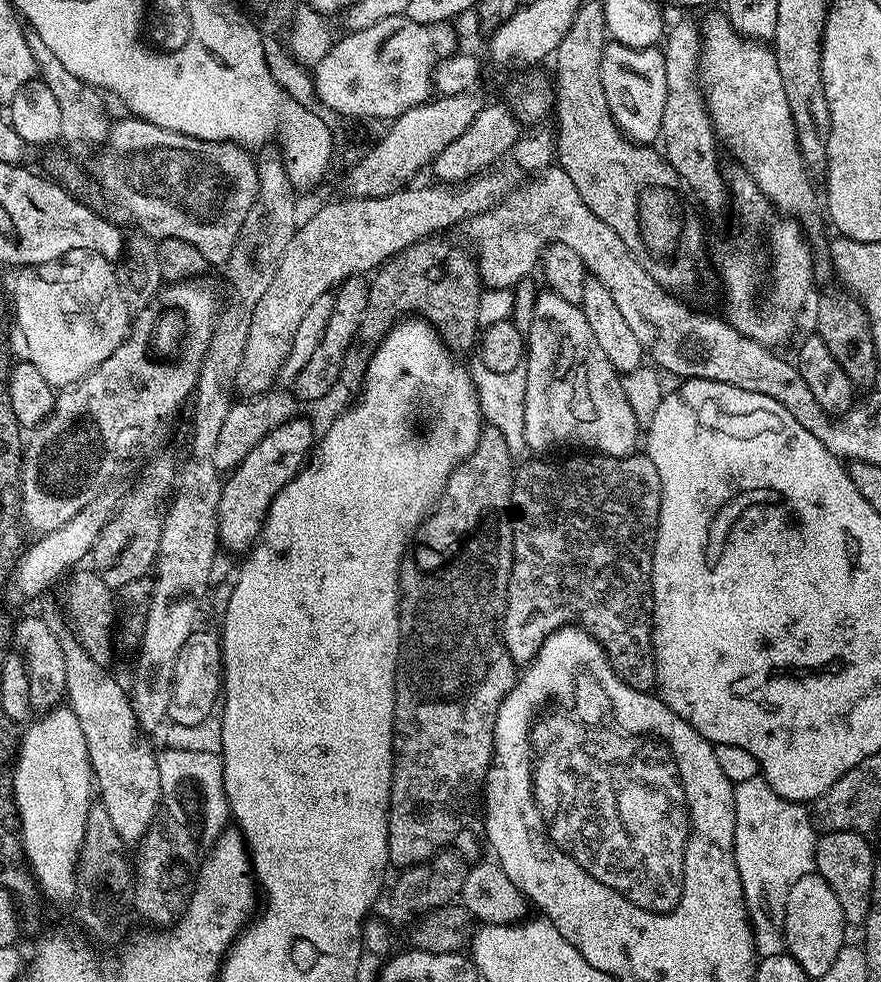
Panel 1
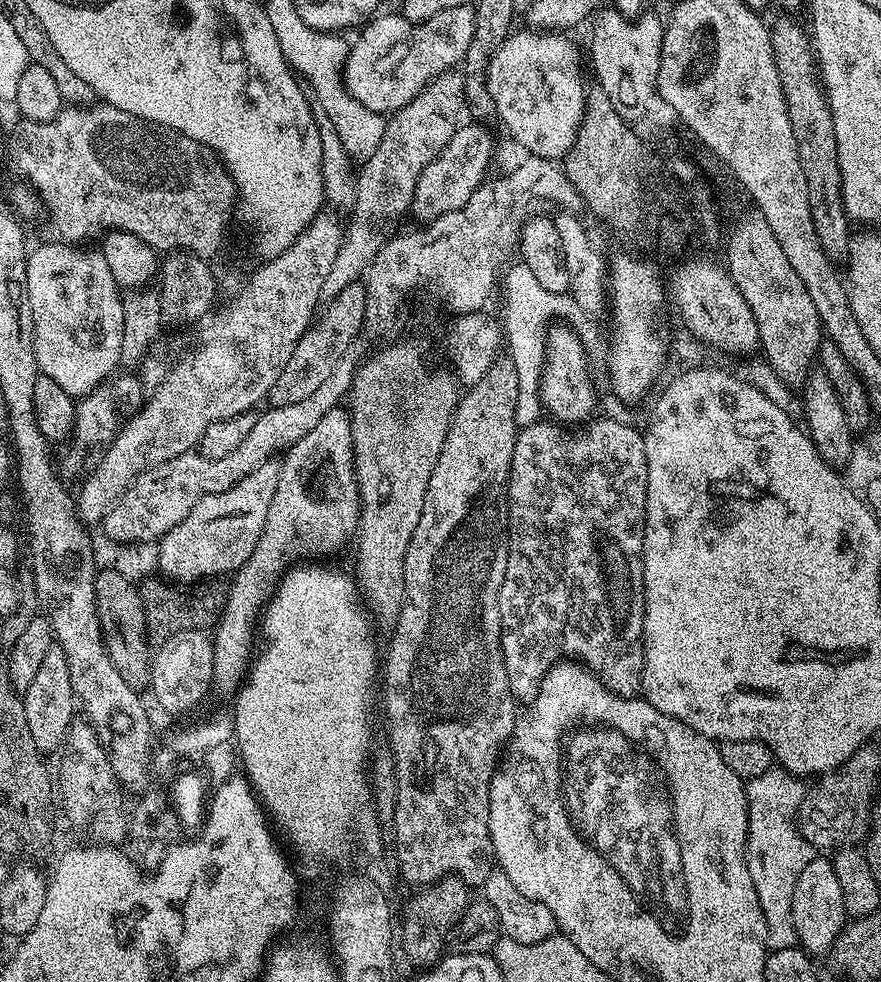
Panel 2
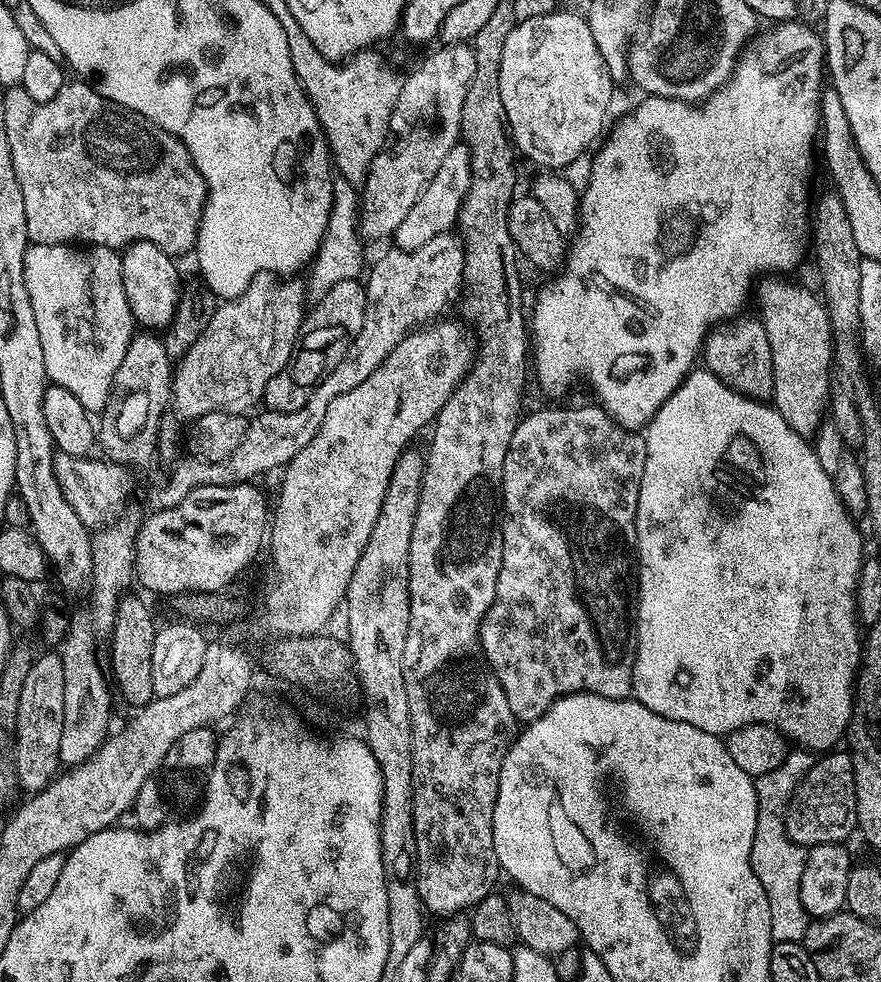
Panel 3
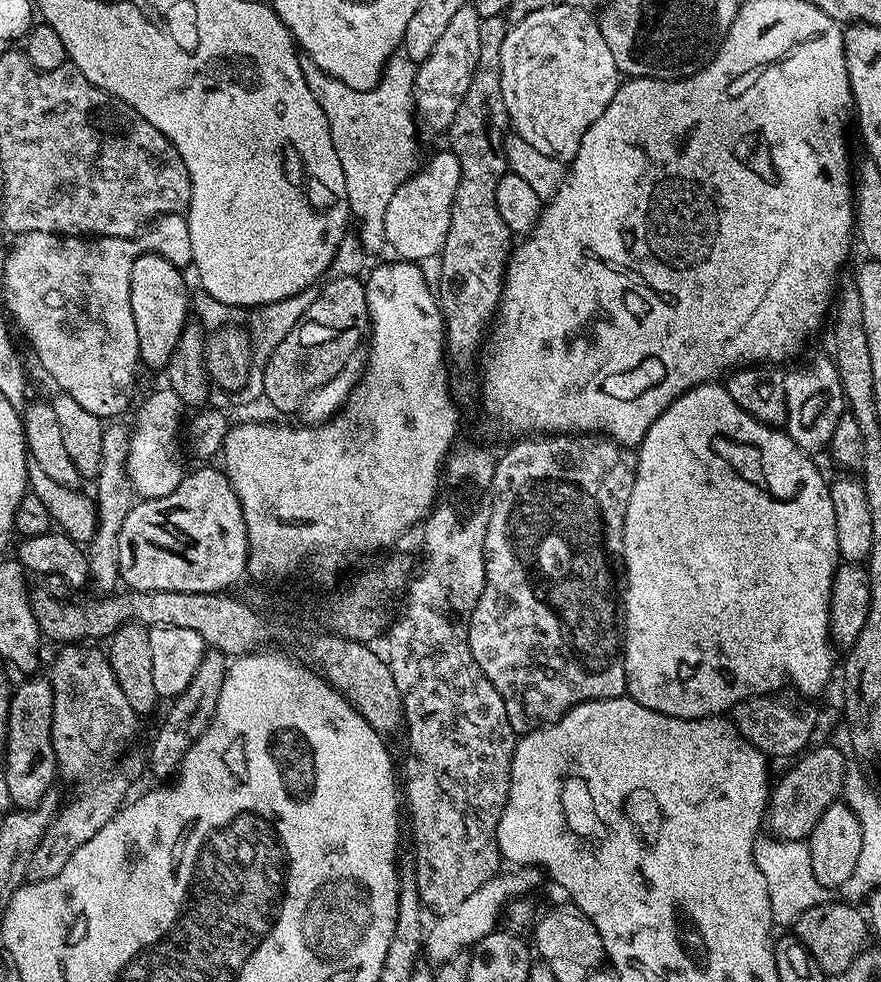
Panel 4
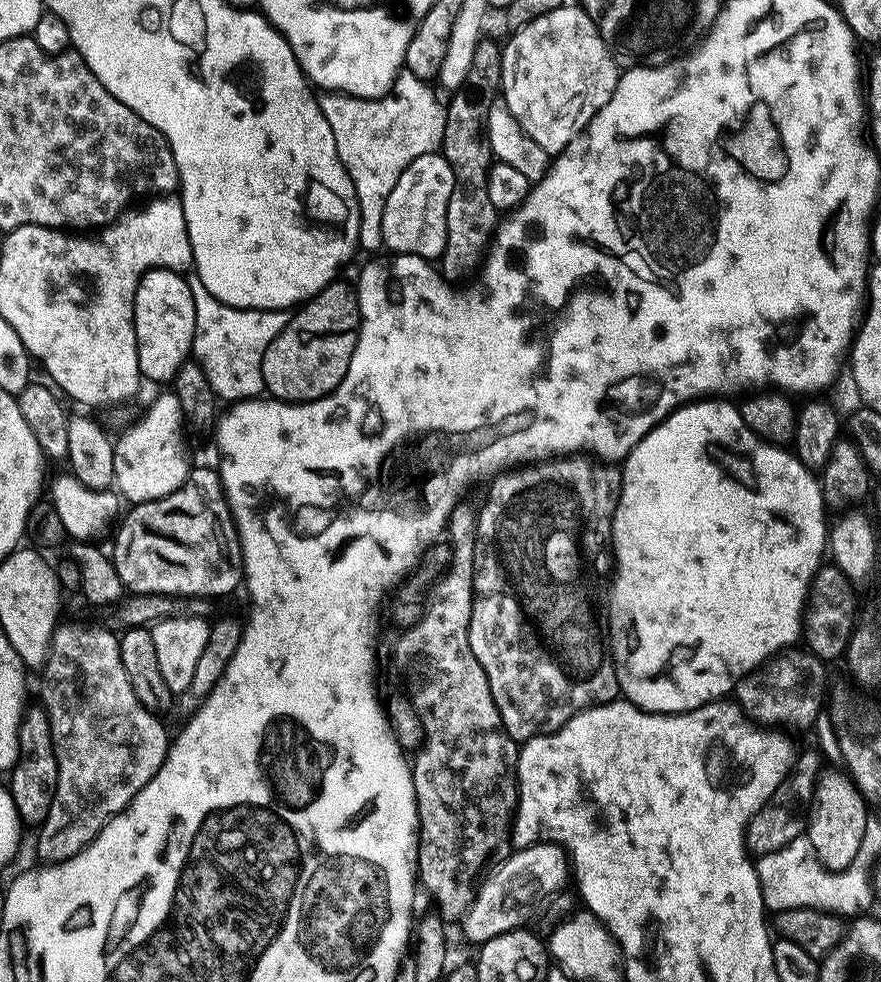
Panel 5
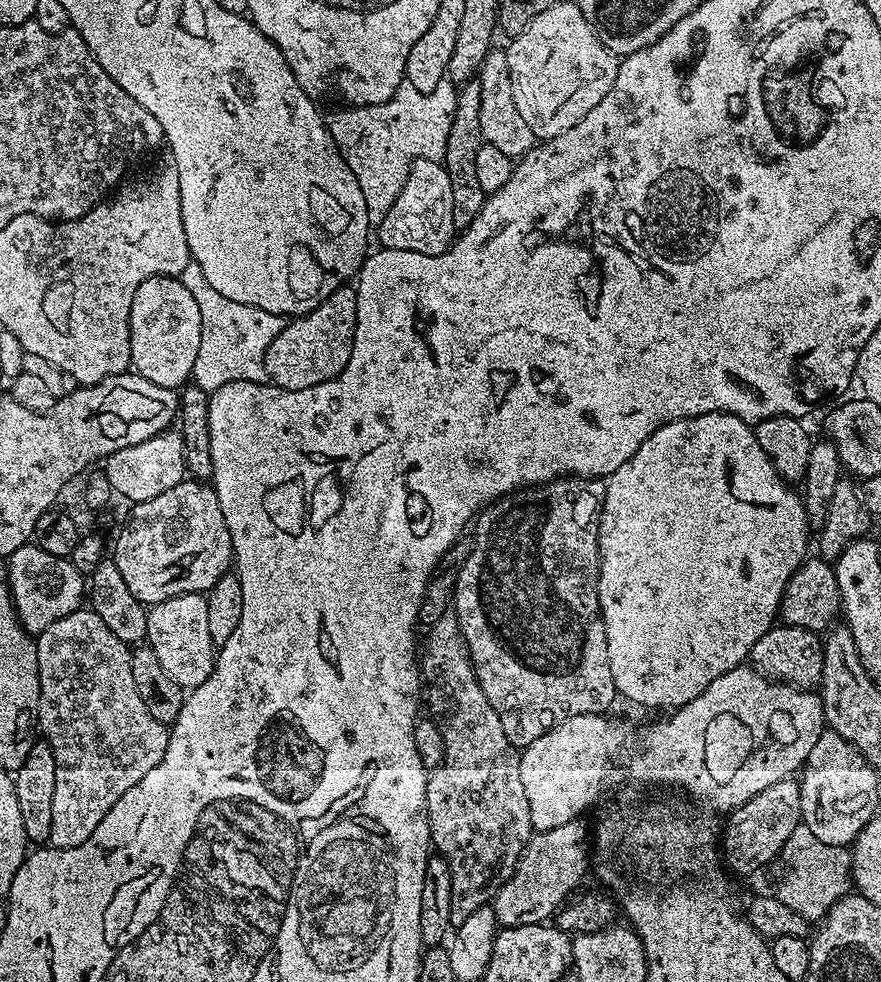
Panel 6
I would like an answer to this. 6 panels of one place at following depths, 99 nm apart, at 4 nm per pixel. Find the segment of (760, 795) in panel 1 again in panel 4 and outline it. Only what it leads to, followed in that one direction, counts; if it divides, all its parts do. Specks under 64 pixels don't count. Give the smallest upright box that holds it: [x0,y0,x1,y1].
[752,834,826,925]

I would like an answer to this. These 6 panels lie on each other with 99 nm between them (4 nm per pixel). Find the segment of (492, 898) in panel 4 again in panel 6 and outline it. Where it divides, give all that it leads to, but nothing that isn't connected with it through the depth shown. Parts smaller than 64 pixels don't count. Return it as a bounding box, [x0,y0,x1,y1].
[490,819,590,928]

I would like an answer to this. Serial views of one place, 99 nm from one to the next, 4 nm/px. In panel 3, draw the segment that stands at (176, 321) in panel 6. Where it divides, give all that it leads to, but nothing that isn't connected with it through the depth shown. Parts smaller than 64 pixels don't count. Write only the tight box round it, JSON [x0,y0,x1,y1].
[120,240,182,330]

